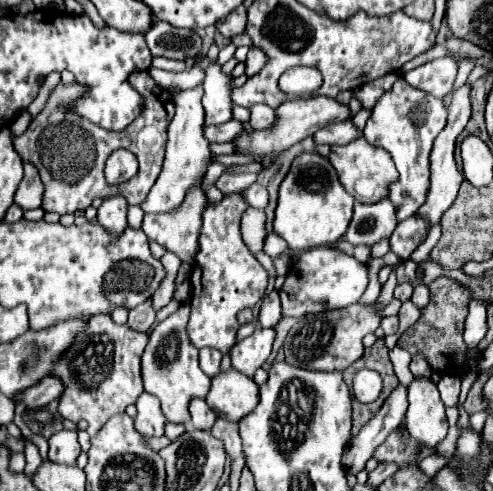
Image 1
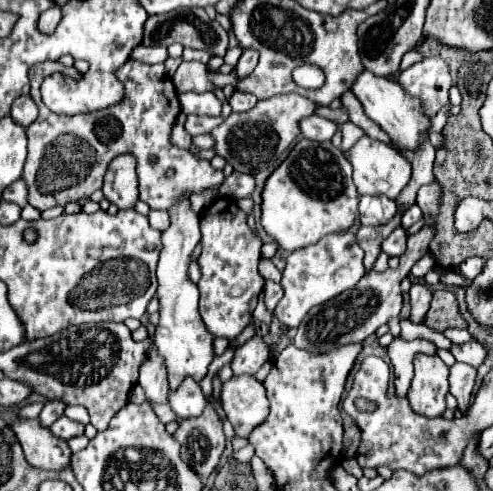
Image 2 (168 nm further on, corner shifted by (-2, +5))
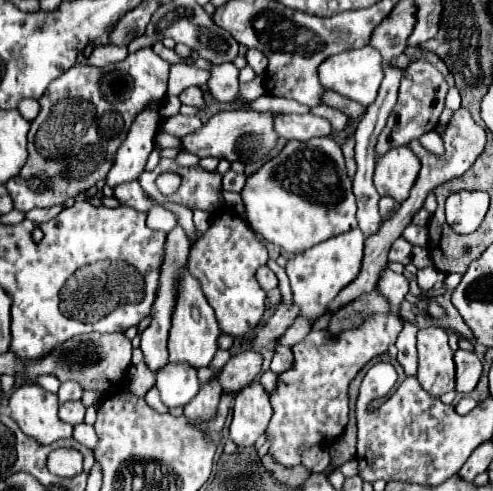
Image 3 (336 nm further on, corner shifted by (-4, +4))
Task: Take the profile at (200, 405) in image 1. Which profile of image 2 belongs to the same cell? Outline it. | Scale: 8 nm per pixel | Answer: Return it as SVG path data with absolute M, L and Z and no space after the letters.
M186 377L176 391L170 391L168 401L180 419L194 419L196 415L202 415L206 407L206 399L202 395L200 385L190 377Z

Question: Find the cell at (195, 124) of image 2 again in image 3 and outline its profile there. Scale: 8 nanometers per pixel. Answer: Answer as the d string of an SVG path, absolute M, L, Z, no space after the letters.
M182 114L170 116L162 122L162 130L176 138L184 138L190 132L196 132L200 126L202 126L202 122L198 116L182 116Z

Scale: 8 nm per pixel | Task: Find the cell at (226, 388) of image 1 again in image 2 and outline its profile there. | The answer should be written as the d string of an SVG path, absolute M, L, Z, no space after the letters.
M234 375L232 379L224 381L220 401L238 437L248 437L250 431L268 417L264 385L252 375Z

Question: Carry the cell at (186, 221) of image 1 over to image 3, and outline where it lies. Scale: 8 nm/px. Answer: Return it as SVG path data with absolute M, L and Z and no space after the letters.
M154 206L148 212L148 226L152 230L162 230L162 232L170 232L176 226L176 216L172 212L168 212L162 206Z

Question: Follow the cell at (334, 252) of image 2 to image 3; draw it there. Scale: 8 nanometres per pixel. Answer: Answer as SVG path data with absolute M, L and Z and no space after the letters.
M354 228L352 232L334 236L332 240L326 240L324 244L318 244L316 248L310 248L308 252L300 252L288 260L286 274L290 278L294 304L300 306L302 316L308 316L314 320L322 316L328 304L336 298L336 294L356 278L362 264L364 240L366 240L364 234L358 228Z

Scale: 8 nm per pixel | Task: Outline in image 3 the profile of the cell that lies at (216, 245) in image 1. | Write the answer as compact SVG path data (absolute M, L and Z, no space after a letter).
M224 208L196 242L190 246L188 270L202 286L208 304L216 312L220 330L230 336L244 336L254 330L264 314L266 292L256 282L256 270L268 262L268 252L248 224L230 208Z

